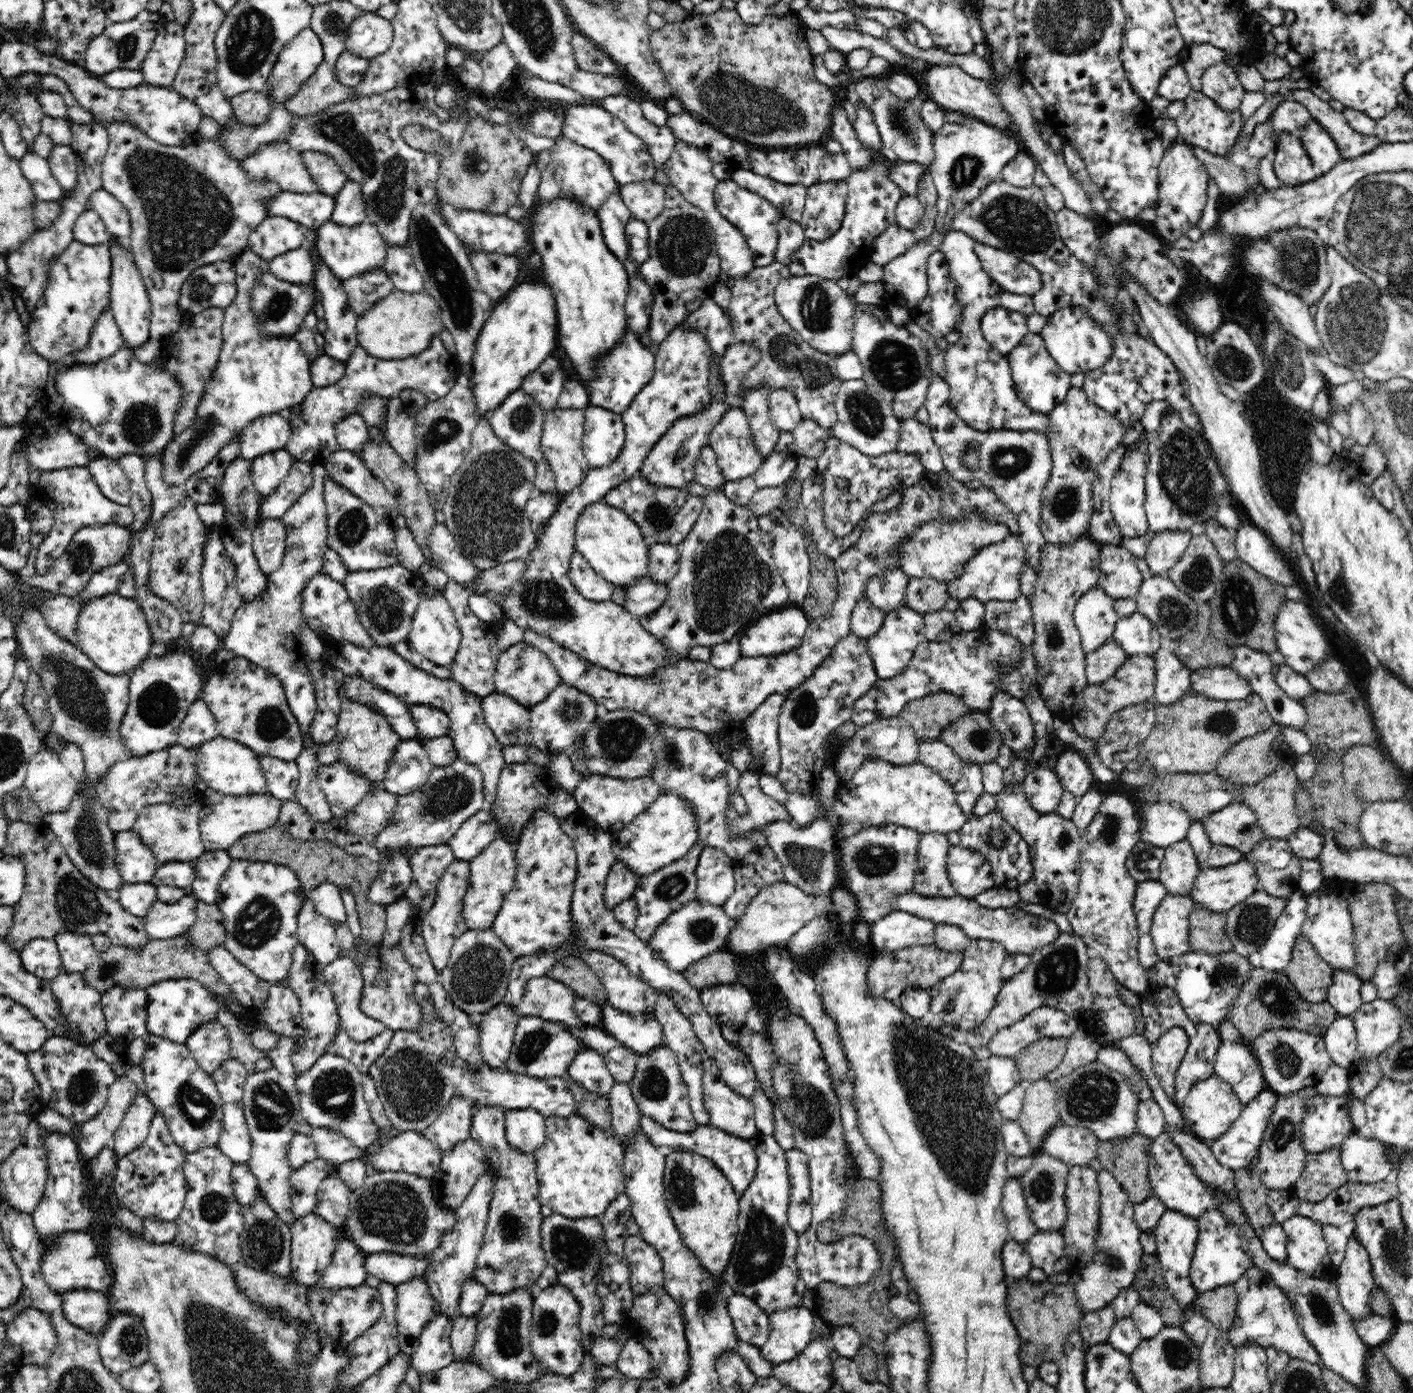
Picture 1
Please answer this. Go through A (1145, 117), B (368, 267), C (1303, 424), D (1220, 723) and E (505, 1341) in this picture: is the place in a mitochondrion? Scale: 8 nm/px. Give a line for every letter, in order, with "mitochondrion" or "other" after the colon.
A: other
B: other
C: other
D: mitochondrion
E: mitochondrion

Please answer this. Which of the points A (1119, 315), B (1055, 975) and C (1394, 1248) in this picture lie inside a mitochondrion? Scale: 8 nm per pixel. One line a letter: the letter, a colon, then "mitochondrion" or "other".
A: other
B: mitochondrion
C: mitochondrion

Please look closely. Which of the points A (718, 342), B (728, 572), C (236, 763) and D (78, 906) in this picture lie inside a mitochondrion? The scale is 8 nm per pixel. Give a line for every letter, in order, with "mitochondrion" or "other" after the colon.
A: other
B: mitochondrion
C: other
D: mitochondrion

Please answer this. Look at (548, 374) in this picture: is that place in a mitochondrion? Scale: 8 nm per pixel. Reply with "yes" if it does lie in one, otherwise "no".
yes

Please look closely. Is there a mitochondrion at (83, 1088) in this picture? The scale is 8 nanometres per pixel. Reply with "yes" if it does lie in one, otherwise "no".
yes

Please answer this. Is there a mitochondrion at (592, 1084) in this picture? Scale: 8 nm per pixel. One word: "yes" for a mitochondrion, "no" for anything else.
no

